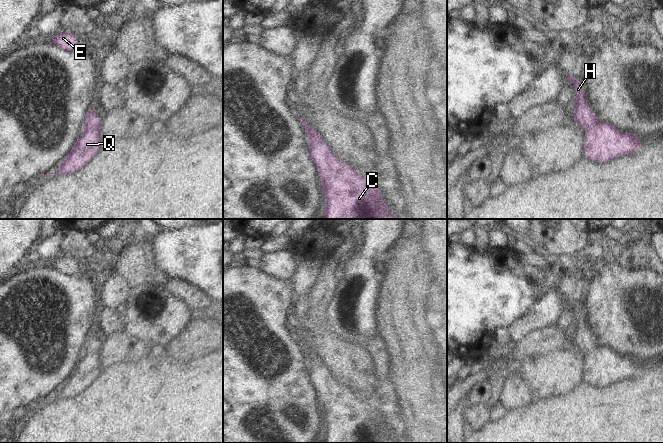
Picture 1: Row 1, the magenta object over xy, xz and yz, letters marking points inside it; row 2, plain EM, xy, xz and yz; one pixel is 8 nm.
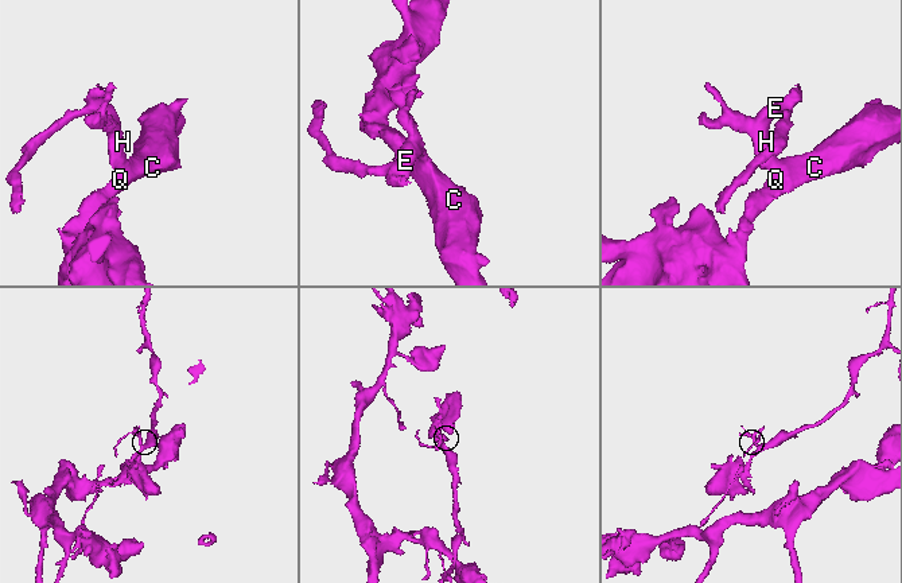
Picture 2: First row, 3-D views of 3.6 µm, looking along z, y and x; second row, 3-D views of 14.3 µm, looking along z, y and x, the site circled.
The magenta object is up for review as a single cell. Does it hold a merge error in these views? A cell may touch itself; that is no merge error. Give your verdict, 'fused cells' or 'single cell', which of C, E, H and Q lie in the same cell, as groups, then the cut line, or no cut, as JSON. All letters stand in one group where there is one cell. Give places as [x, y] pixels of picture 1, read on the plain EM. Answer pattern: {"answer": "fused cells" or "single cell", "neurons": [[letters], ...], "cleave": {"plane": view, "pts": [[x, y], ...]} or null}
{"answer": "single cell", "neurons": [["C", "E", "H", "Q"]], "cleave": null}

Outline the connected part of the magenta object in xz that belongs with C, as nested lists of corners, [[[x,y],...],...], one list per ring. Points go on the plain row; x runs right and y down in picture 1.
[[[301,341],[299,345],[309,363],[309,381],[317,392],[320,414],[325,422],[324,443],[400,443],[388,433],[381,422],[385,416],[378,411],[375,404],[361,400],[349,388],[338,383],[318,355]]]

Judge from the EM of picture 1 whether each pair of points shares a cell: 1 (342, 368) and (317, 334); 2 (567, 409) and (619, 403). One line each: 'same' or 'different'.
1: same
2: same

